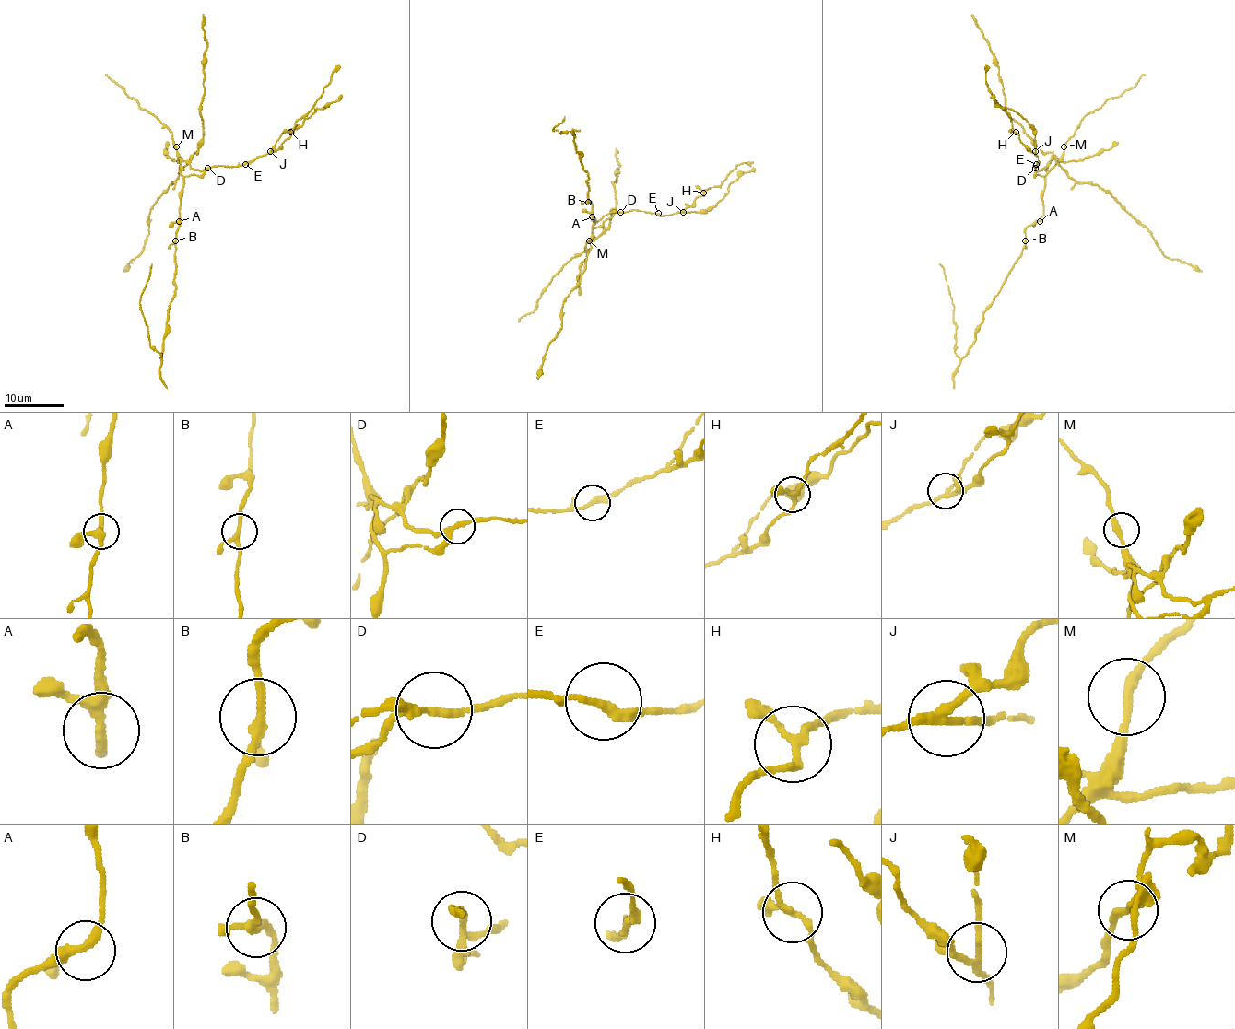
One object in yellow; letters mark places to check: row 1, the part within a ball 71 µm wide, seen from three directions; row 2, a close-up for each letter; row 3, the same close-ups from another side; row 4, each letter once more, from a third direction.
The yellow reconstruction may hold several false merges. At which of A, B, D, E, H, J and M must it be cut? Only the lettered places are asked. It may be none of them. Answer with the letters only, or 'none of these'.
D, J

